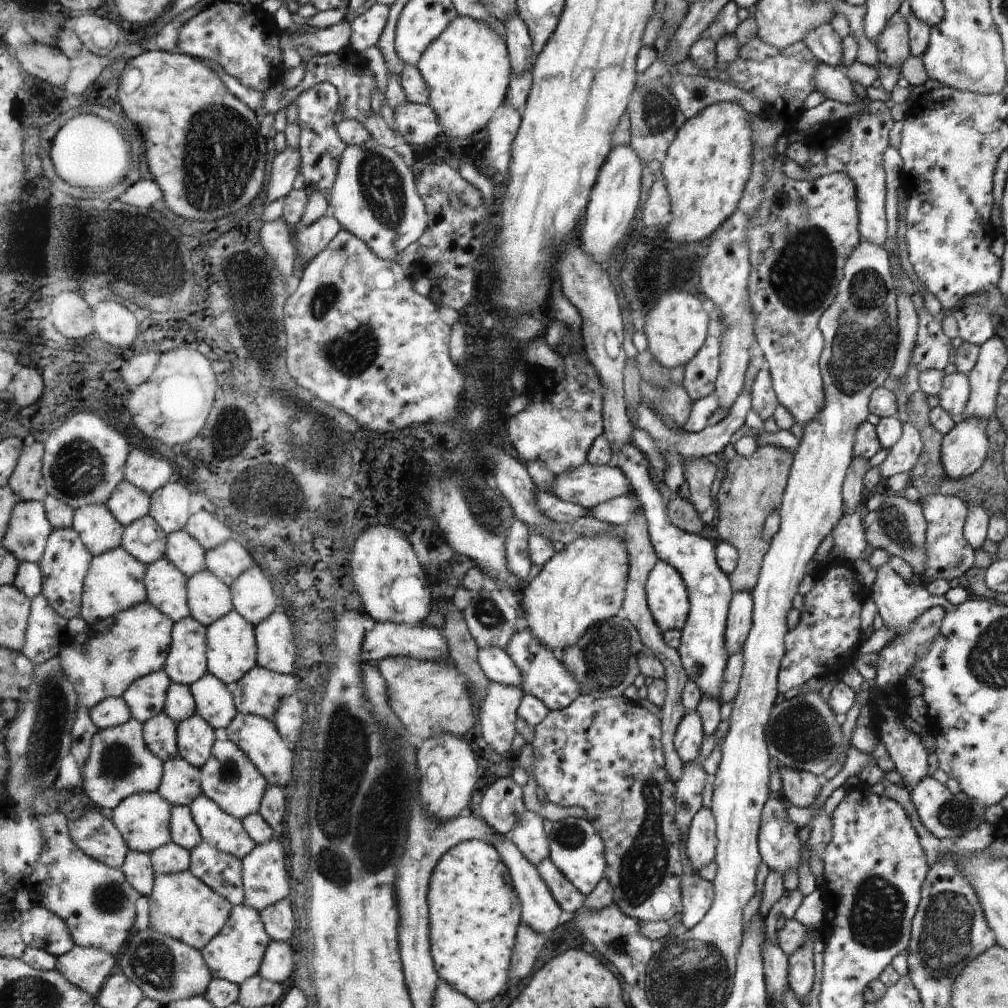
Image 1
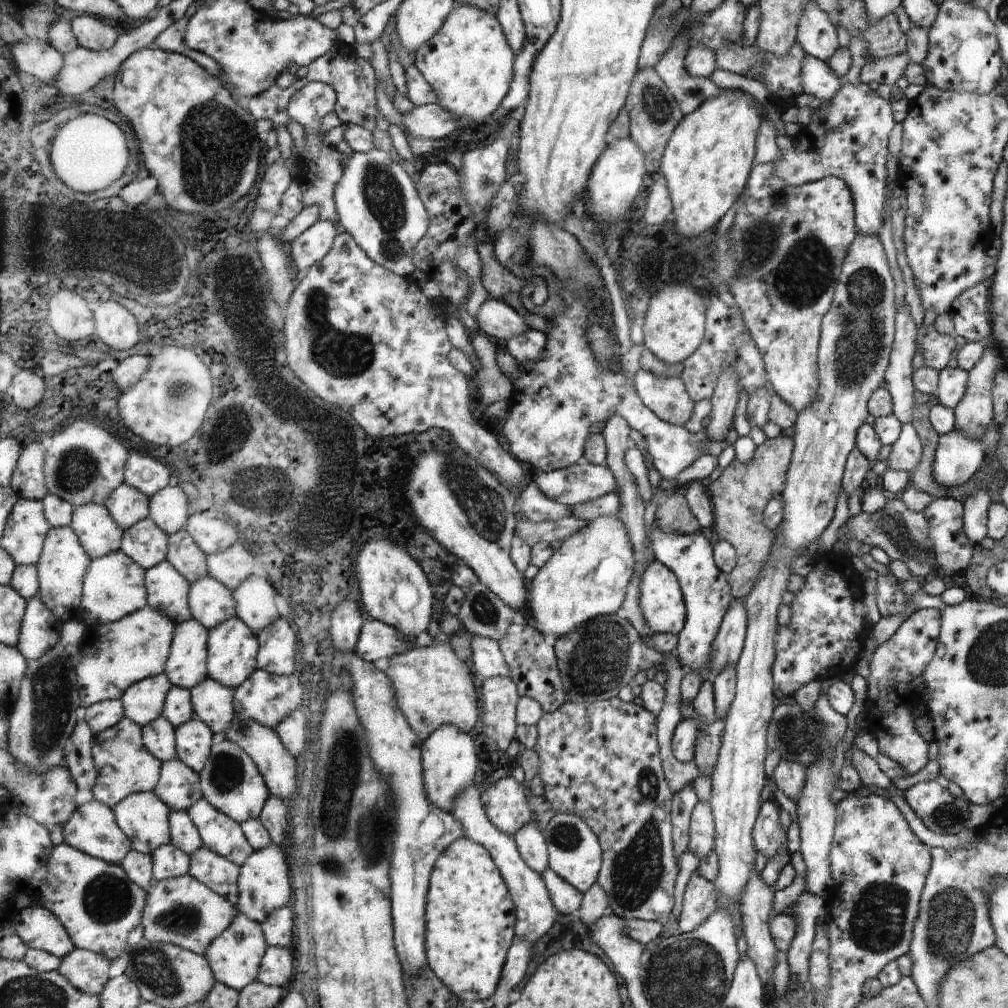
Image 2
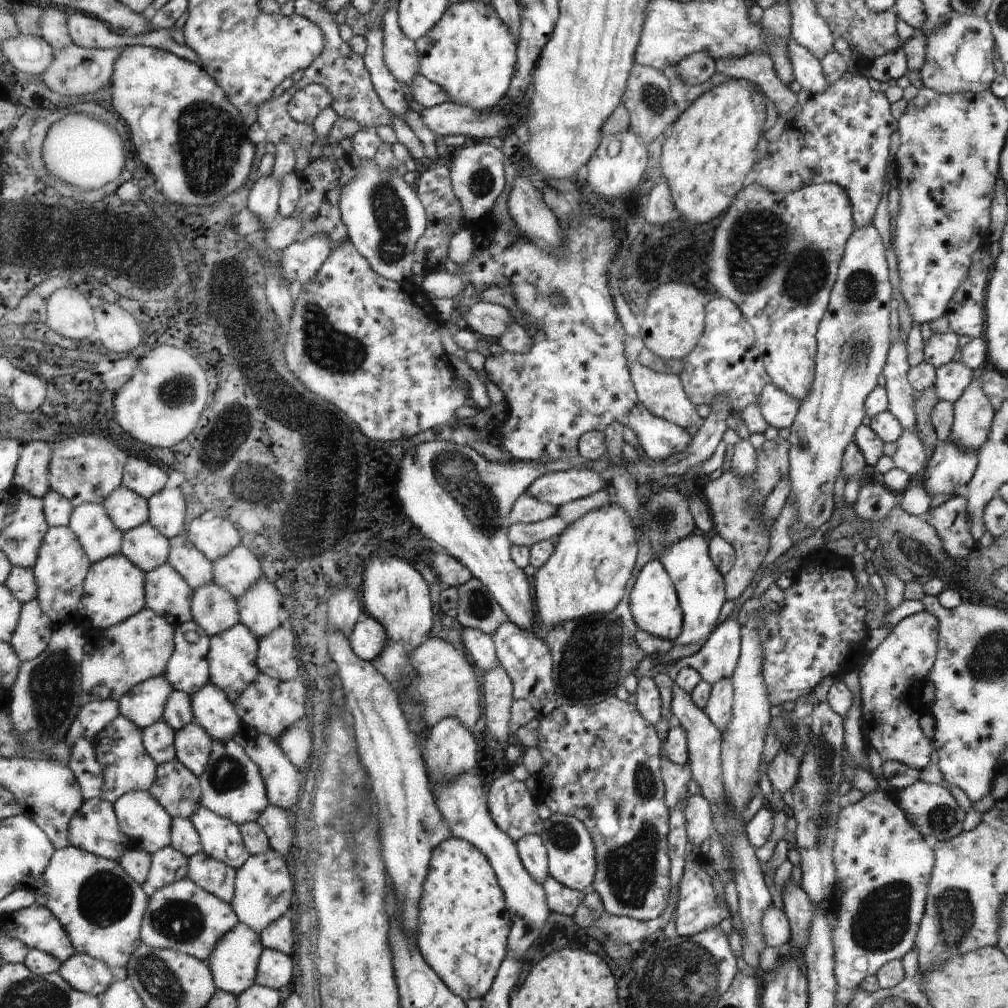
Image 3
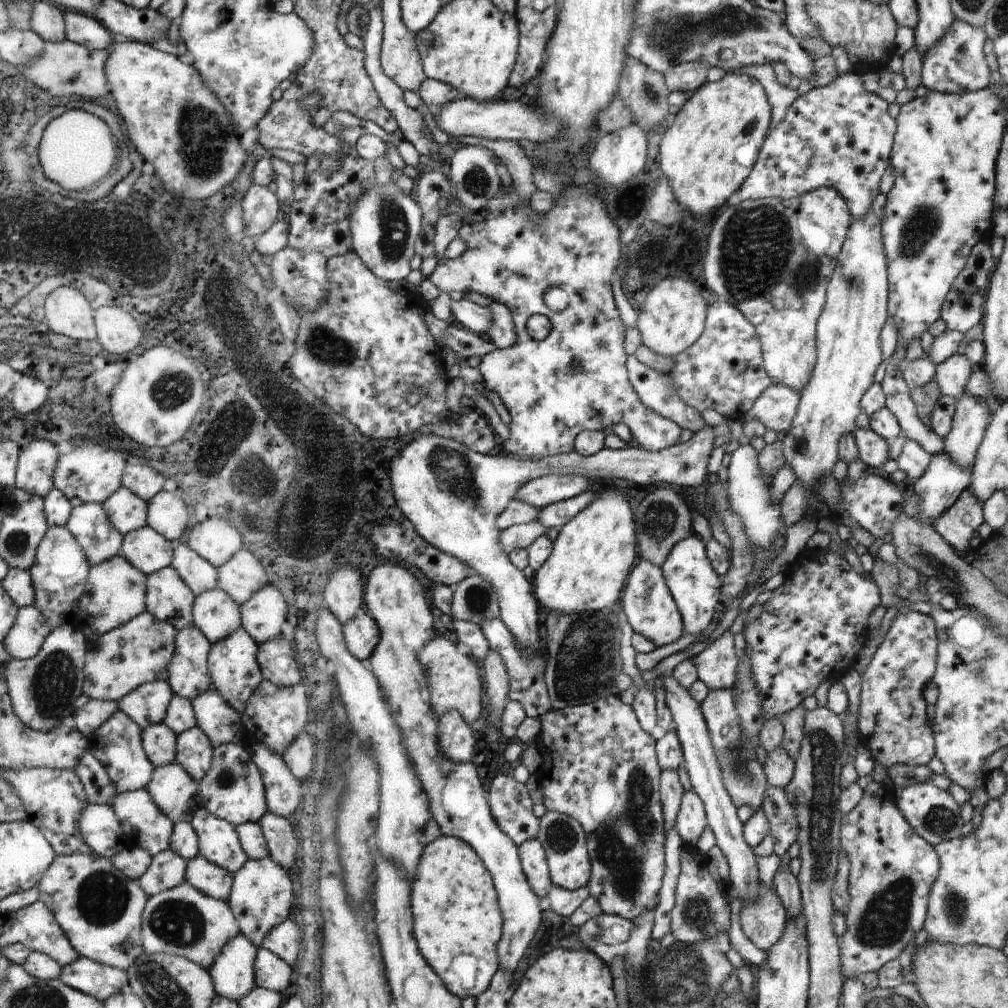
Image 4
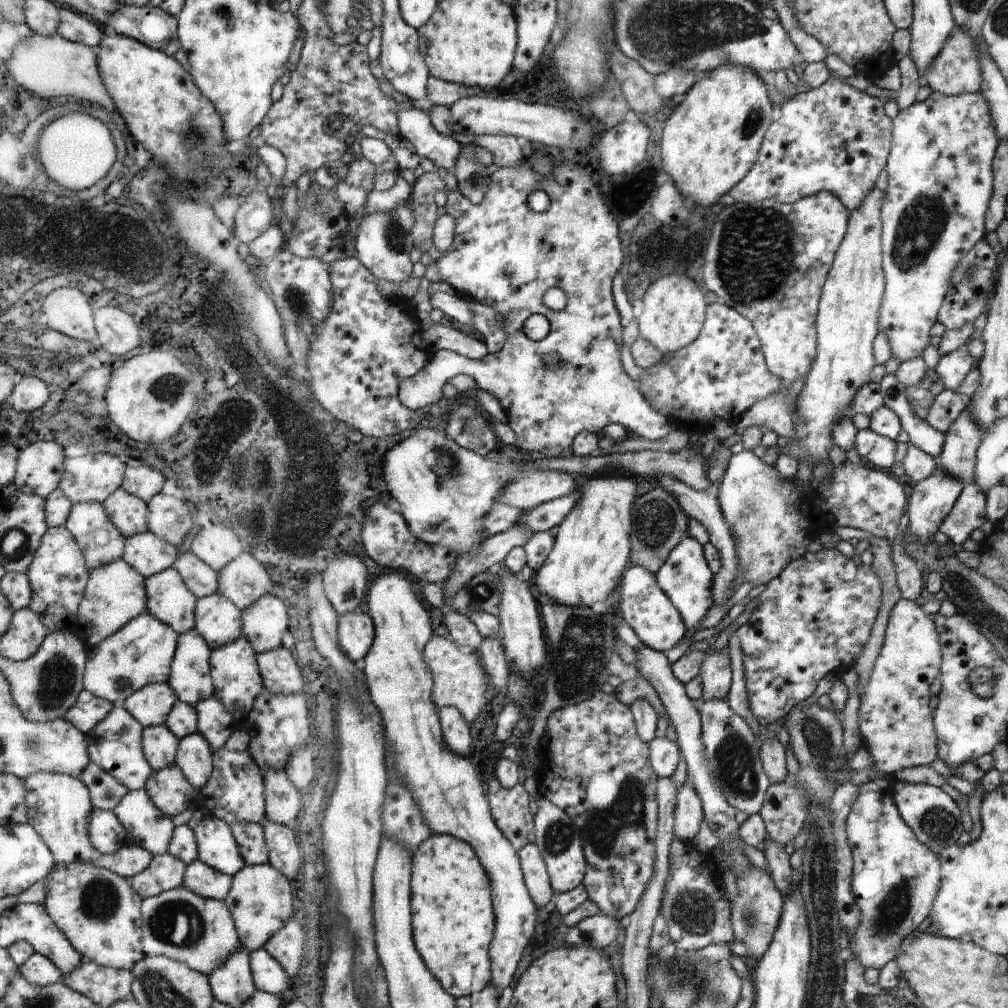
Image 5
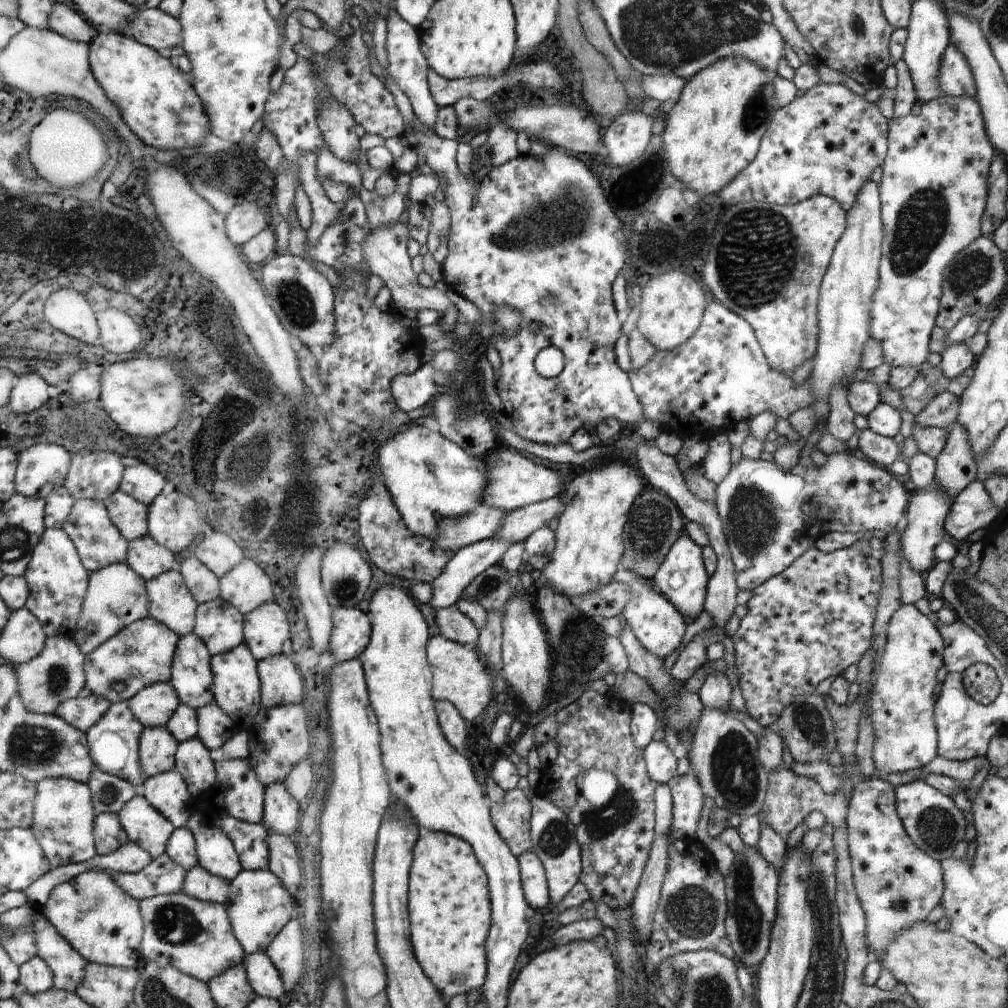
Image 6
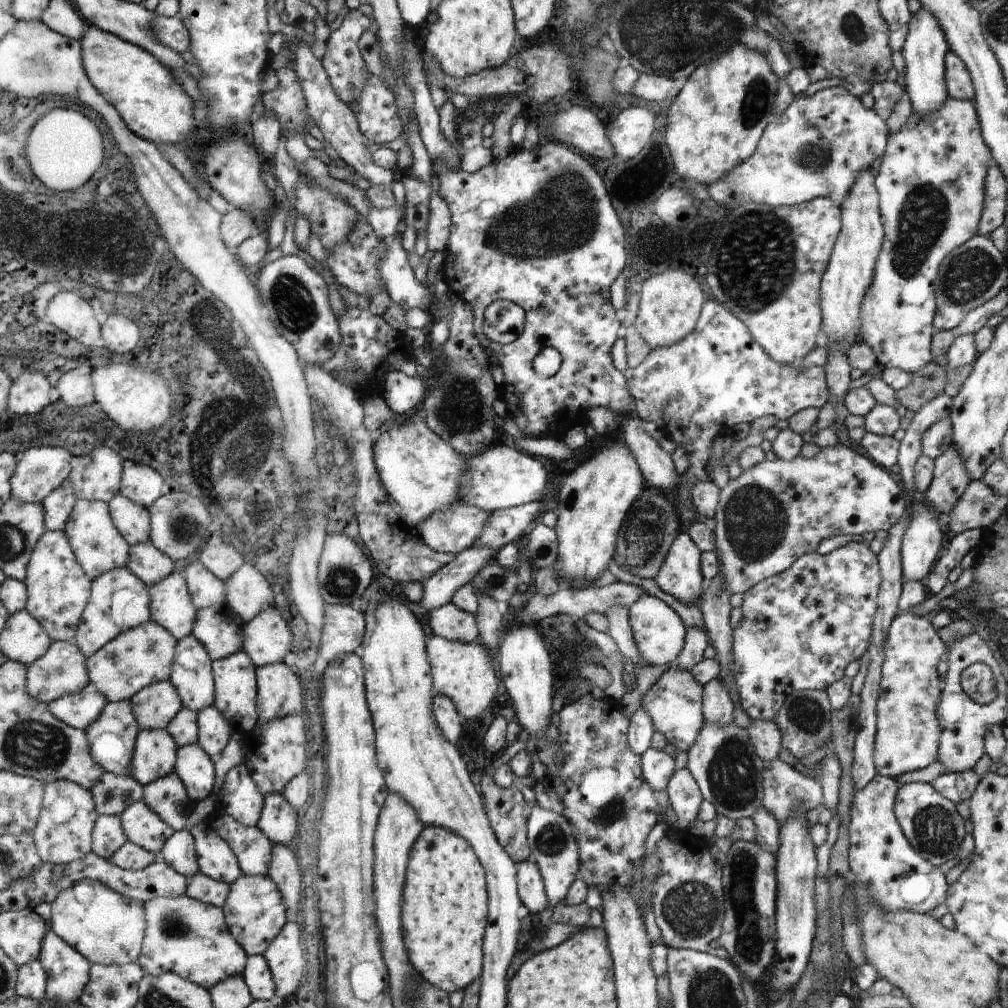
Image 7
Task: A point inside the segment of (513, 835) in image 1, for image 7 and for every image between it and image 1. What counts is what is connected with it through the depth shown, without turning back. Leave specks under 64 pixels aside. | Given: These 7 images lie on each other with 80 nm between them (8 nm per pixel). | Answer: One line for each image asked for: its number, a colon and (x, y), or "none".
2: (532, 845)
3: (532, 848)
4: (533, 855)
5: (534, 868)
6: (533, 874)
7: (532, 892)

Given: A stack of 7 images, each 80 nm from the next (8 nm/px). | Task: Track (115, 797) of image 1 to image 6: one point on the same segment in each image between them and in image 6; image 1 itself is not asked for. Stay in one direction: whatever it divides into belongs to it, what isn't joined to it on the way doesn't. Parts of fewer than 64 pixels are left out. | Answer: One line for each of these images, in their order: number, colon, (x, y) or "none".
2: (124, 766)
3: (126, 765)
4: (118, 746)
5: (116, 746)
6: (114, 741)

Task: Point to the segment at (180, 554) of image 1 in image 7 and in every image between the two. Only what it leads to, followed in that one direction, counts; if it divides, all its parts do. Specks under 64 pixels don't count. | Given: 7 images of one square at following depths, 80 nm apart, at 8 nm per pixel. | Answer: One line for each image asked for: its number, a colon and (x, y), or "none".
2: (184, 553)
3: (196, 568)
4: (199, 574)
5: (199, 577)
6: (203, 583)
7: (206, 590)

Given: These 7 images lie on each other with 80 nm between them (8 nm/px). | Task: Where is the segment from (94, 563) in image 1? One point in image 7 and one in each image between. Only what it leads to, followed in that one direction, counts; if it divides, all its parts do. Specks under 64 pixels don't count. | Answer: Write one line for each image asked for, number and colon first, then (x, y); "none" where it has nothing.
2: (113, 587)
3: (112, 592)
4: (114, 592)
5: (114, 595)
6: (116, 597)
7: (118, 602)

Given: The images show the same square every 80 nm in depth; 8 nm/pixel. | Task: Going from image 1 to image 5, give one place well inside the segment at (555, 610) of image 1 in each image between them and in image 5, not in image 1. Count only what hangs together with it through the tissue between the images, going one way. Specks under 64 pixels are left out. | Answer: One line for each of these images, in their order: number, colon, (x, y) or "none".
2: (587, 577)
3: (588, 573)
4: (595, 550)
5: (592, 546)

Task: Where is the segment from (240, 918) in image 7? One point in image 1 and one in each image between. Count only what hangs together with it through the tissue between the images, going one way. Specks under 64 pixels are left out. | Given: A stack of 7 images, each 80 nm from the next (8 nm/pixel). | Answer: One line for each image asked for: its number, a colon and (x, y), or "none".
1: (265, 883)
2: (264, 881)
3: (263, 888)
4: (261, 898)
5: (260, 901)
6: (259, 906)

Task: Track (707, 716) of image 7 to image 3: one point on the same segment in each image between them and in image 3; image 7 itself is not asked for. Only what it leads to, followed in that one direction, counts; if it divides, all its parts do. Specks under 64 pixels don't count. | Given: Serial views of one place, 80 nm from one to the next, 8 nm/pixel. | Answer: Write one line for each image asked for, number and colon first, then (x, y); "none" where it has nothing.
3: (717, 659)
4: (716, 666)
5: (715, 671)
6: (715, 693)

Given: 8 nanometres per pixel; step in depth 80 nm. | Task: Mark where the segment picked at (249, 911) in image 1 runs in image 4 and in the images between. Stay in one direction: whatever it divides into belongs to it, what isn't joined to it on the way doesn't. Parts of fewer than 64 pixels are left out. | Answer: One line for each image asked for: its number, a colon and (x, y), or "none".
2: (236, 955)
3: (234, 962)
4: (234, 970)

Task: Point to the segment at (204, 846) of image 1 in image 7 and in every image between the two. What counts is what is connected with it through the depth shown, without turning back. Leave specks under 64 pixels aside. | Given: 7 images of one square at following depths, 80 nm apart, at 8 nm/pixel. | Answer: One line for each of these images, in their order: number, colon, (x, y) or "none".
2: (220, 874)
3: (216, 877)
4: (203, 874)
5: (201, 879)
6: (200, 883)
7: (201, 887)

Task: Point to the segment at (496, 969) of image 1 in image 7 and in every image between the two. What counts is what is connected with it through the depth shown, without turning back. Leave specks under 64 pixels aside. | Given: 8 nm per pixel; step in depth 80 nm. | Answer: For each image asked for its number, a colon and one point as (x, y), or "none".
2: (470, 916)
3: (463, 923)
4: (459, 923)
5: (455, 915)
6: (451, 903)
7: (446, 905)

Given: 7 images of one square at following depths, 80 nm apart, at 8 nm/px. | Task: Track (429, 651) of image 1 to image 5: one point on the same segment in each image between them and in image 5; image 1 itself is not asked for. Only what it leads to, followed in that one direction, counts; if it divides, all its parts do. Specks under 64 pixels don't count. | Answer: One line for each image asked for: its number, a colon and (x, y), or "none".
2: (378, 640)
3: (368, 639)
4: (361, 634)
5: (356, 632)

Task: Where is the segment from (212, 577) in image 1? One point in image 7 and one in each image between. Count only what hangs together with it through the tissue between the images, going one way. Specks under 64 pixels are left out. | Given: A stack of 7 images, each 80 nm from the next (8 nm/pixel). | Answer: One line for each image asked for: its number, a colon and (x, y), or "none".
2: (211, 603)
3: (215, 609)
4: (216, 613)
5: (219, 621)
6: (219, 623)
7: (219, 628)

